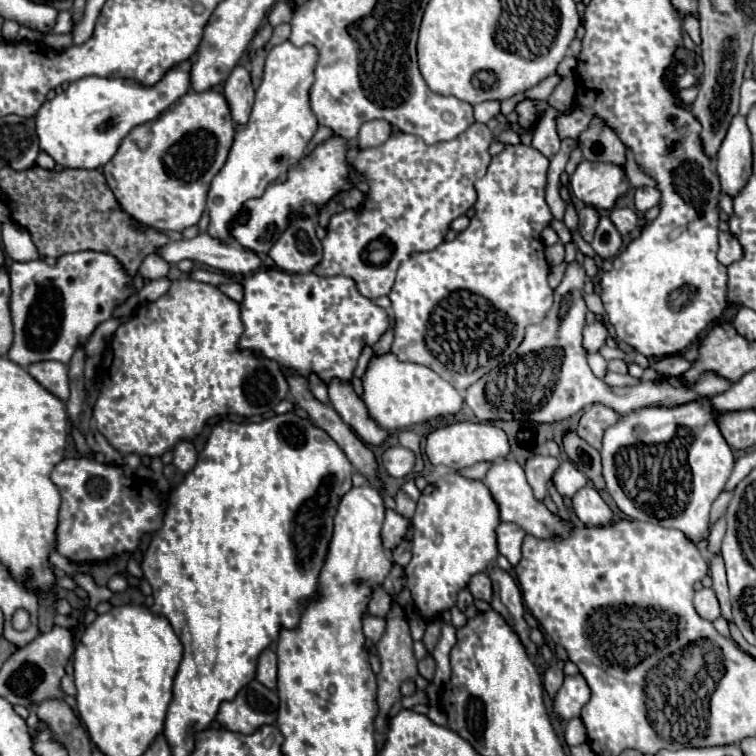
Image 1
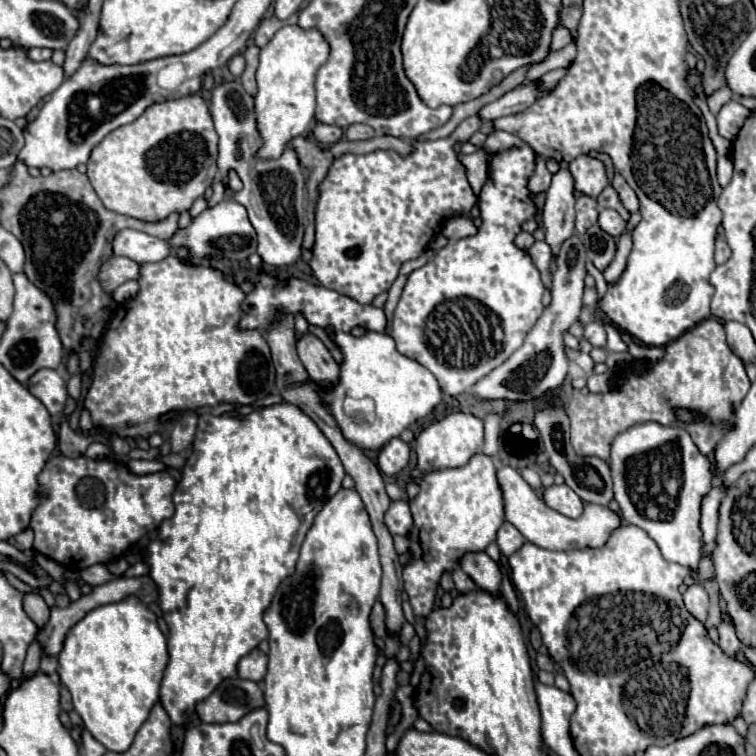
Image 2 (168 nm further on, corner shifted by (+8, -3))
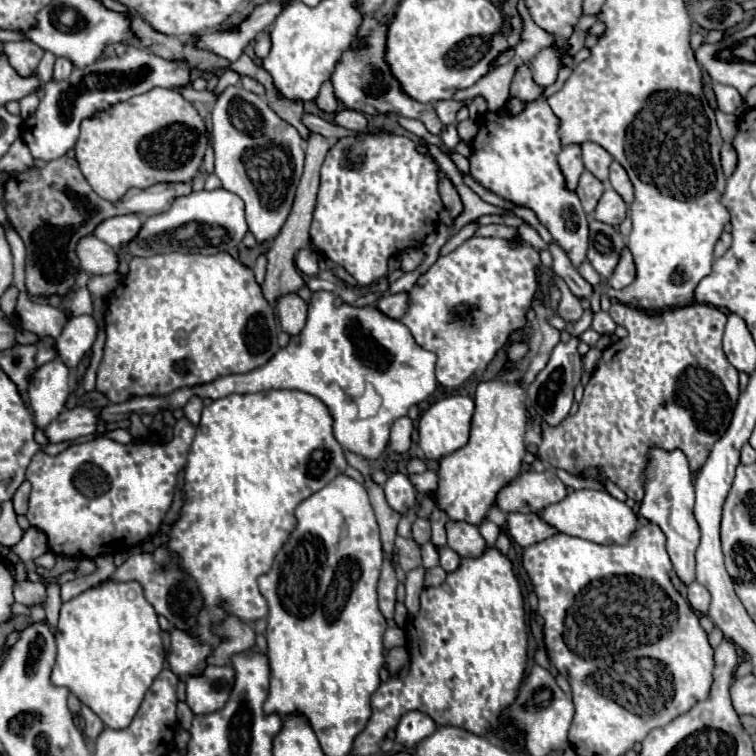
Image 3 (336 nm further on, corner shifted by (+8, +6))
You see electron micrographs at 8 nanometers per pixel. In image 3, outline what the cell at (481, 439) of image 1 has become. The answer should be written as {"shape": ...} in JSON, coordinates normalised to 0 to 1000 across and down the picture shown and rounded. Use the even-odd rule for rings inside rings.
{"shape":[[[597,522],[578,533],[573,533],[554,554],[554,591],[560,594],[565,607],[583,607],[615,589],[620,581],[620,562],[626,552],[626,528],[618,522]]]}

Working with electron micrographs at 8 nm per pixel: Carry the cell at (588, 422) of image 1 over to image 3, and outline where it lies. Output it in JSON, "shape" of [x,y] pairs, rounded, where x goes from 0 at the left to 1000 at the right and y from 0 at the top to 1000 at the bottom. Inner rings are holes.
{"shape":[[[813,398],[806,417],[816,430],[824,430],[832,443],[808,454],[798,464],[787,493],[774,509],[763,546],[745,554],[737,565],[716,560],[713,604],[729,618],[747,620],[755,628],[771,628],[776,620],[787,618],[795,631],[824,647],[832,660],[848,665],[853,655],[851,623],[858,612],[861,591],[874,591],[880,597],[901,594],[917,628],[930,618],[940,591],[956,578],[970,552],[978,525],[978,493],[964,483],[964,478],[959,478],[954,446],[962,417],[948,406],[914,401],[866,414]]]}

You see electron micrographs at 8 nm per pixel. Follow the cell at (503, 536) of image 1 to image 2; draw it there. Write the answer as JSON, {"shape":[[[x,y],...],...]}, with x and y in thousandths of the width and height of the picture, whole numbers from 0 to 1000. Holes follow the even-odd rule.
{"shape":[[[665,690],[657,704],[657,722],[663,725],[665,735],[676,735],[684,725],[689,725],[694,717],[692,706],[673,690]]]}

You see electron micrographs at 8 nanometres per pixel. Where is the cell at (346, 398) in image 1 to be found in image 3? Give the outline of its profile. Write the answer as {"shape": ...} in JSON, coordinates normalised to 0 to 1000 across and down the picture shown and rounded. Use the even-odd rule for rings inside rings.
{"shape":[[[380,388],[366,396],[366,417],[369,417],[369,430],[377,440],[393,443],[406,419],[406,401],[393,390],[393,388]]]}

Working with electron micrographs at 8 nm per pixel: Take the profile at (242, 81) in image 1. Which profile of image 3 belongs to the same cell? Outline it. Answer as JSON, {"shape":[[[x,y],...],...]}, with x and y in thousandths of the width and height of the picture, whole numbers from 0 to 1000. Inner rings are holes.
{"shape":[[[319,112],[300,115],[290,134],[282,142],[279,149],[279,173],[282,173],[282,197],[284,197],[284,231],[292,237],[295,247],[311,258],[316,258],[324,269],[324,290],[329,298],[329,306],[337,311],[340,319],[356,319],[364,316],[372,306],[372,298],[377,295],[377,287],[382,284],[382,276],[388,271],[390,250],[396,245],[398,229],[401,229],[401,184],[393,176],[388,165],[374,160],[353,136],[351,128],[343,128],[337,123],[324,120]]]}

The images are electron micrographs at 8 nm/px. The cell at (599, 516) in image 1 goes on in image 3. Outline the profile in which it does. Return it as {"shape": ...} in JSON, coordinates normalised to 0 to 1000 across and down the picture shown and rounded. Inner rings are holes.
{"shape":[[[694,623],[657,652],[655,671],[665,679],[713,679],[747,655],[750,647],[731,623]]]}

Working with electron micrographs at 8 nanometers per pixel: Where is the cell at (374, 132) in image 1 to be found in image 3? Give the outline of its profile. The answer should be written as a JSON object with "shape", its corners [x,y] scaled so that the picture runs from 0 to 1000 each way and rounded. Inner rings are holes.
{"shape":[[[454,144],[443,149],[443,163],[448,168],[464,171],[464,173],[480,173],[485,168],[485,157],[480,149],[475,147],[464,147],[464,144]]]}

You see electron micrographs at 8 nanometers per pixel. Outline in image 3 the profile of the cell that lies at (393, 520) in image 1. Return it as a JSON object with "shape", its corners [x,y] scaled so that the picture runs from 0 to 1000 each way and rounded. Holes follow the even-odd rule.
{"shape":[[[520,626],[507,642],[507,649],[509,649],[512,665],[530,681],[549,668],[549,644],[544,642],[536,626]]]}

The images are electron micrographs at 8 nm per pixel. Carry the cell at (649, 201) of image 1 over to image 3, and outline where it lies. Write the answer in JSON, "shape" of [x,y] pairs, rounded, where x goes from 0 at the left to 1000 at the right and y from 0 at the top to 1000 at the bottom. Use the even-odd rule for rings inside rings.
{"shape":[[[811,213],[808,224],[806,224],[806,242],[808,247],[824,261],[824,266],[832,271],[837,266],[837,245],[827,229],[827,224],[821,221],[821,216]]]}

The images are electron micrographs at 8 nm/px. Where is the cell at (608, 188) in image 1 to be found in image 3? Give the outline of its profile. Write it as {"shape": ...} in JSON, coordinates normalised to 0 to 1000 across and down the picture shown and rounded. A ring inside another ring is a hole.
{"shape":[[[782,187],[771,189],[771,216],[774,216],[774,224],[779,224],[798,242],[803,242],[808,213],[811,213],[811,208],[795,192],[782,189]]]}

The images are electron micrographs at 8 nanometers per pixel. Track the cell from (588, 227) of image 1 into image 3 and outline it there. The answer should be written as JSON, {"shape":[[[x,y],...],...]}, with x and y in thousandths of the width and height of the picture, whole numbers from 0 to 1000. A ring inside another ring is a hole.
{"shape":[[[774,224],[774,226],[769,229],[769,234],[766,234],[766,245],[763,245],[761,253],[763,253],[763,258],[769,261],[769,269],[771,269],[774,282],[784,282],[790,266],[795,263],[795,258],[798,258],[798,253],[800,253],[800,245],[798,245],[784,229],[779,229],[779,226]]]}

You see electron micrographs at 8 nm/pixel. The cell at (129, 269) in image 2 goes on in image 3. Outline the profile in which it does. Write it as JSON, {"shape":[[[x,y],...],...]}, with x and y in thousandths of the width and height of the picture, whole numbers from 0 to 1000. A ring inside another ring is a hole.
{"shape":[[[115,311],[107,313],[102,321],[102,340],[107,348],[107,356],[120,361],[120,364],[142,364],[142,361],[155,361],[157,343],[155,332],[136,319],[128,319],[128,313]]]}

